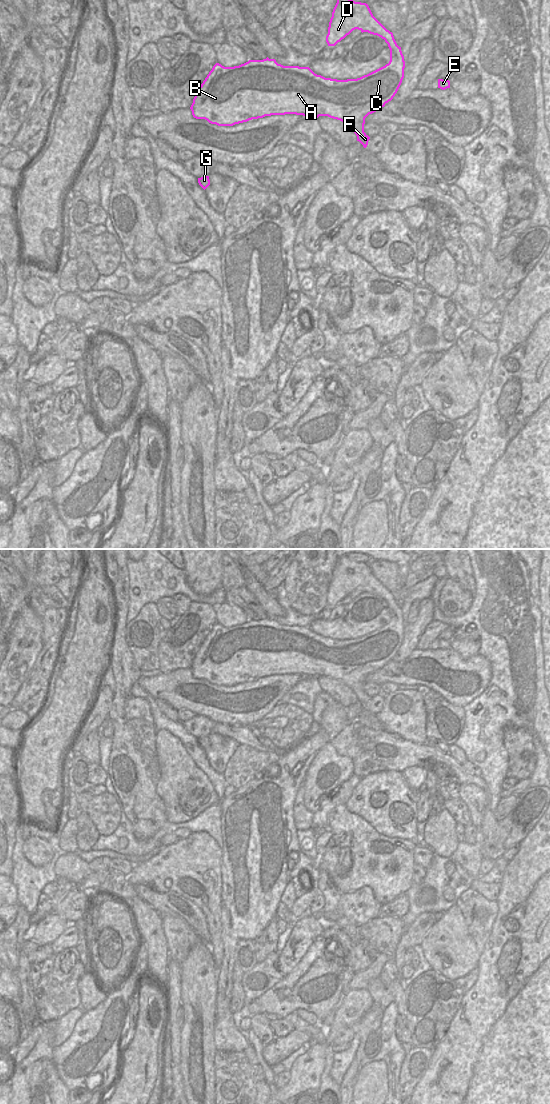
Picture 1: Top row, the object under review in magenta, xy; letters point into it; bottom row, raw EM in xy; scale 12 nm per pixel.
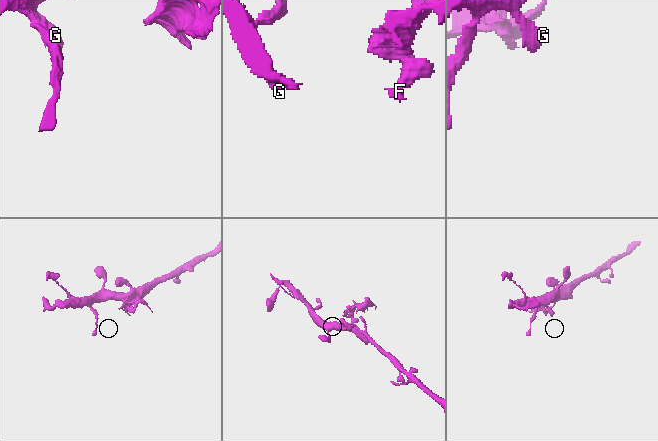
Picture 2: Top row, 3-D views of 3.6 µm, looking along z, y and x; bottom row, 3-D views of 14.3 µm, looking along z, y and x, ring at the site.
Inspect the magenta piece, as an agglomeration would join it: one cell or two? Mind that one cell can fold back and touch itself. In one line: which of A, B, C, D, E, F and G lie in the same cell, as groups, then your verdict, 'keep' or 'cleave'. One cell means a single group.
A B C D E G / F | cleave

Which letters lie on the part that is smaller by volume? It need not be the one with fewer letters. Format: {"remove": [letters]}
{"remove": ["F"]}

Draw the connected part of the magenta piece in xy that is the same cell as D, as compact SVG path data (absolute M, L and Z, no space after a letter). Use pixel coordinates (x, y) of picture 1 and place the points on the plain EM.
M347 555L337 559L329 582L326 602L328 606L335 606L338 602L358 589L362 593L368 592L385 600L390 609L390 621L385 626L357 639L337 640L325 638L315 634L309 627L283 626L275 619L268 617L263 620L249 620L234 627L224 627L216 623L199 647L190 667L196 679L205 679L218 686L233 686L252 679L271 675L296 674L307 676L328 676L340 680L358 695L364 692L365 678L385 666L397 653L404 638L404 616L394 599L393 593L387 590L372 574L368 564L350 560Z

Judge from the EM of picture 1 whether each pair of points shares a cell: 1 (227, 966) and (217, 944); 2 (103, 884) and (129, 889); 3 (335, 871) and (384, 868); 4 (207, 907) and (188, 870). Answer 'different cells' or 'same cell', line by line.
1: different cells
2: same cell
3: same cell
4: same cell

